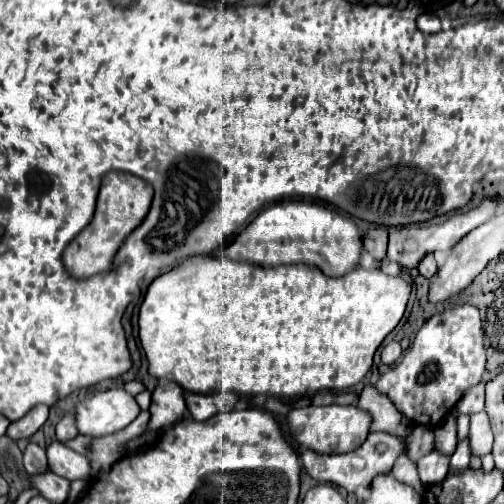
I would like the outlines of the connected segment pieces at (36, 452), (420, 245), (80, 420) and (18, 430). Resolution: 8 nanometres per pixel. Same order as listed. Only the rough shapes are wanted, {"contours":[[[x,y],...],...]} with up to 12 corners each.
{"contours":[[[38,444],[23,452],[24,470],[40,474],[48,468],[46,452]],[[498,200],[440,226],[390,228],[388,260],[412,270],[484,224]],[[124,388],[96,392],[74,408],[84,436],[106,436],[140,414]],[[34,406],[12,422],[6,436],[30,438],[48,420],[48,406]]]}

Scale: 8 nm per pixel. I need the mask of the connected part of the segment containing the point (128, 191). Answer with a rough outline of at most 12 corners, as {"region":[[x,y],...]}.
{"region":[[126,172],[102,178],[92,222],[66,246],[74,278],[112,268],[142,224],[152,186]]}

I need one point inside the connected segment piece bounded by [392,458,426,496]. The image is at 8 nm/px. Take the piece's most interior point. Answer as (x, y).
(405, 471)

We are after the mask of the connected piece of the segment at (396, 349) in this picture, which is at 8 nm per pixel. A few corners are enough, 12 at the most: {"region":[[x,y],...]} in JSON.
{"region":[[390,342],[382,350],[382,362],[394,364],[402,356],[402,346]]}

